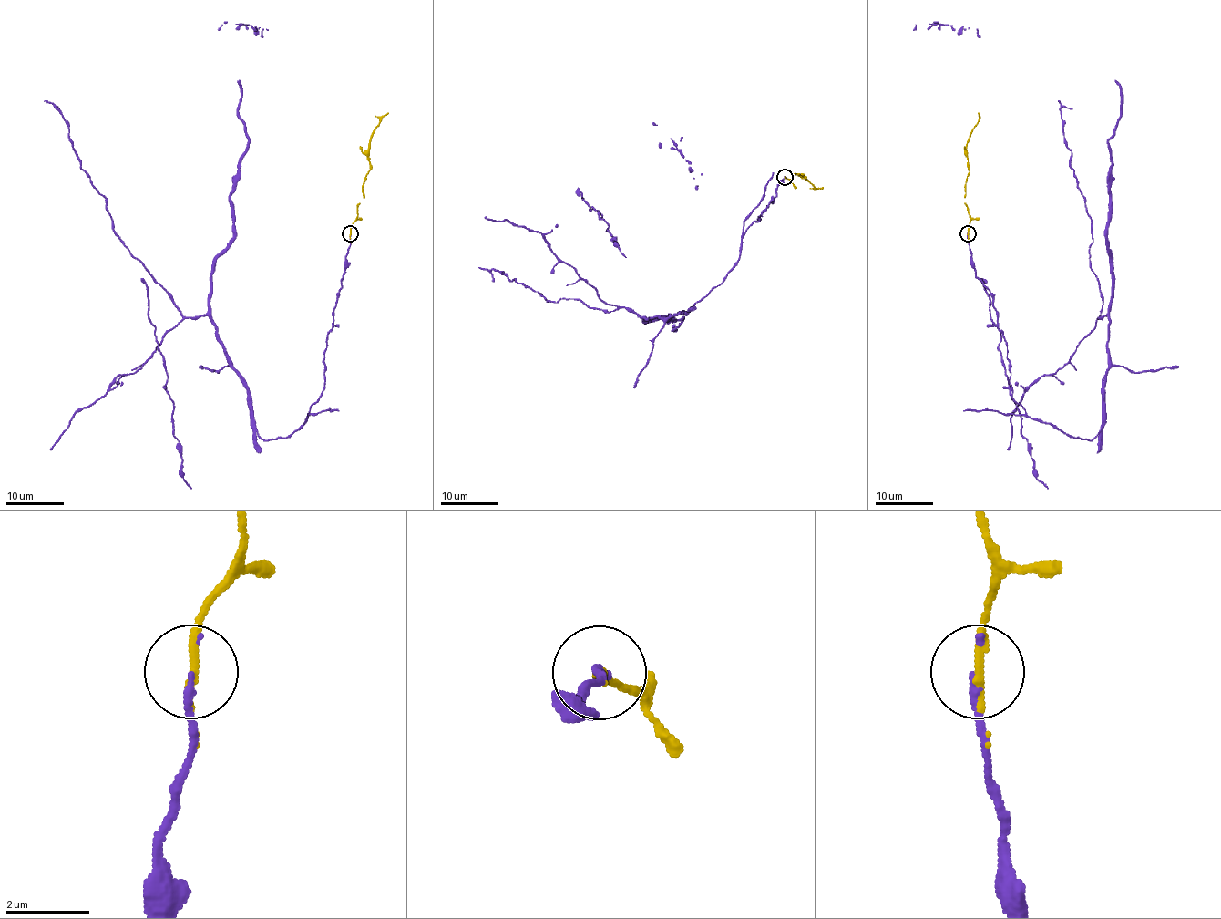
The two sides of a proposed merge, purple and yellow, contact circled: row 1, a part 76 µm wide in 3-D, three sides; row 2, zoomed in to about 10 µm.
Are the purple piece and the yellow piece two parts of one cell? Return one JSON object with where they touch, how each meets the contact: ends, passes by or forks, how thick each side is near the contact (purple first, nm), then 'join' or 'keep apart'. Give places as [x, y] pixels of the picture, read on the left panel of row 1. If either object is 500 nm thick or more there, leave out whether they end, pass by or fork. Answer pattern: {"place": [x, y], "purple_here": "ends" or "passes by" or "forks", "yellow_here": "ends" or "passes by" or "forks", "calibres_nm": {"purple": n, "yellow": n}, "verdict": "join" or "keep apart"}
{"place": [350, 233], "purple_here": "ends", "yellow_here": "ends", "calibres_nm": {"purple": 160, "yellow": 260}, "verdict": "join"}

